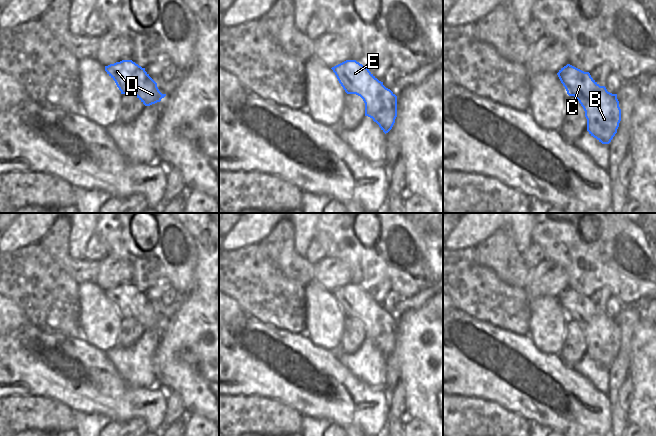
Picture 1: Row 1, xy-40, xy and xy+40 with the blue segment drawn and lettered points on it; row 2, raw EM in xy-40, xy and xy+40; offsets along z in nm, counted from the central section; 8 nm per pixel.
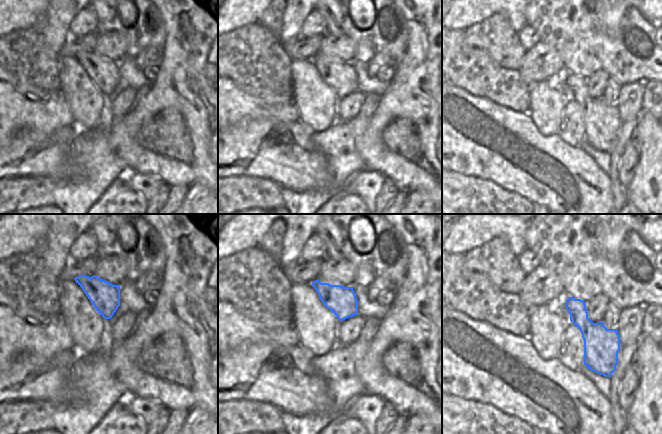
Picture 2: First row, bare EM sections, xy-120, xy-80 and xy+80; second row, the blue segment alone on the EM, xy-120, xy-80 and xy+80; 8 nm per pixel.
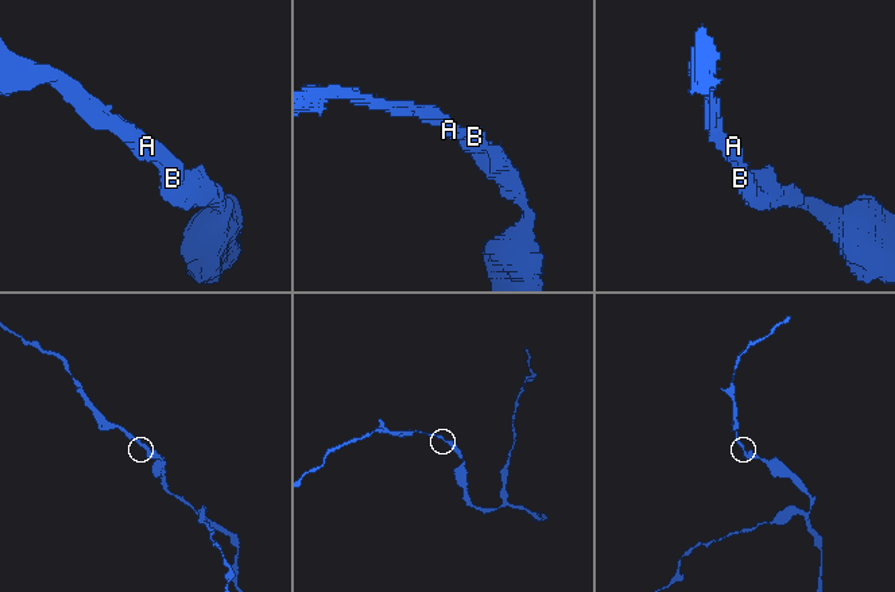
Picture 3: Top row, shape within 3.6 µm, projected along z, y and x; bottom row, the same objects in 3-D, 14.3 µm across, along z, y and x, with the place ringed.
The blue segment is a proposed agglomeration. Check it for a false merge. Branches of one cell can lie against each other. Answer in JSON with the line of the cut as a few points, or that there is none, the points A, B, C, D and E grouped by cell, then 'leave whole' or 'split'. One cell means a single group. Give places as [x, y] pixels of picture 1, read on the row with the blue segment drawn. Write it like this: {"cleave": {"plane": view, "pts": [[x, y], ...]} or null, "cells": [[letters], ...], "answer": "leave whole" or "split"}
{"cleave": null, "cells": [["A", "B", "C", "D", "E"]], "answer": "leave whole"}

